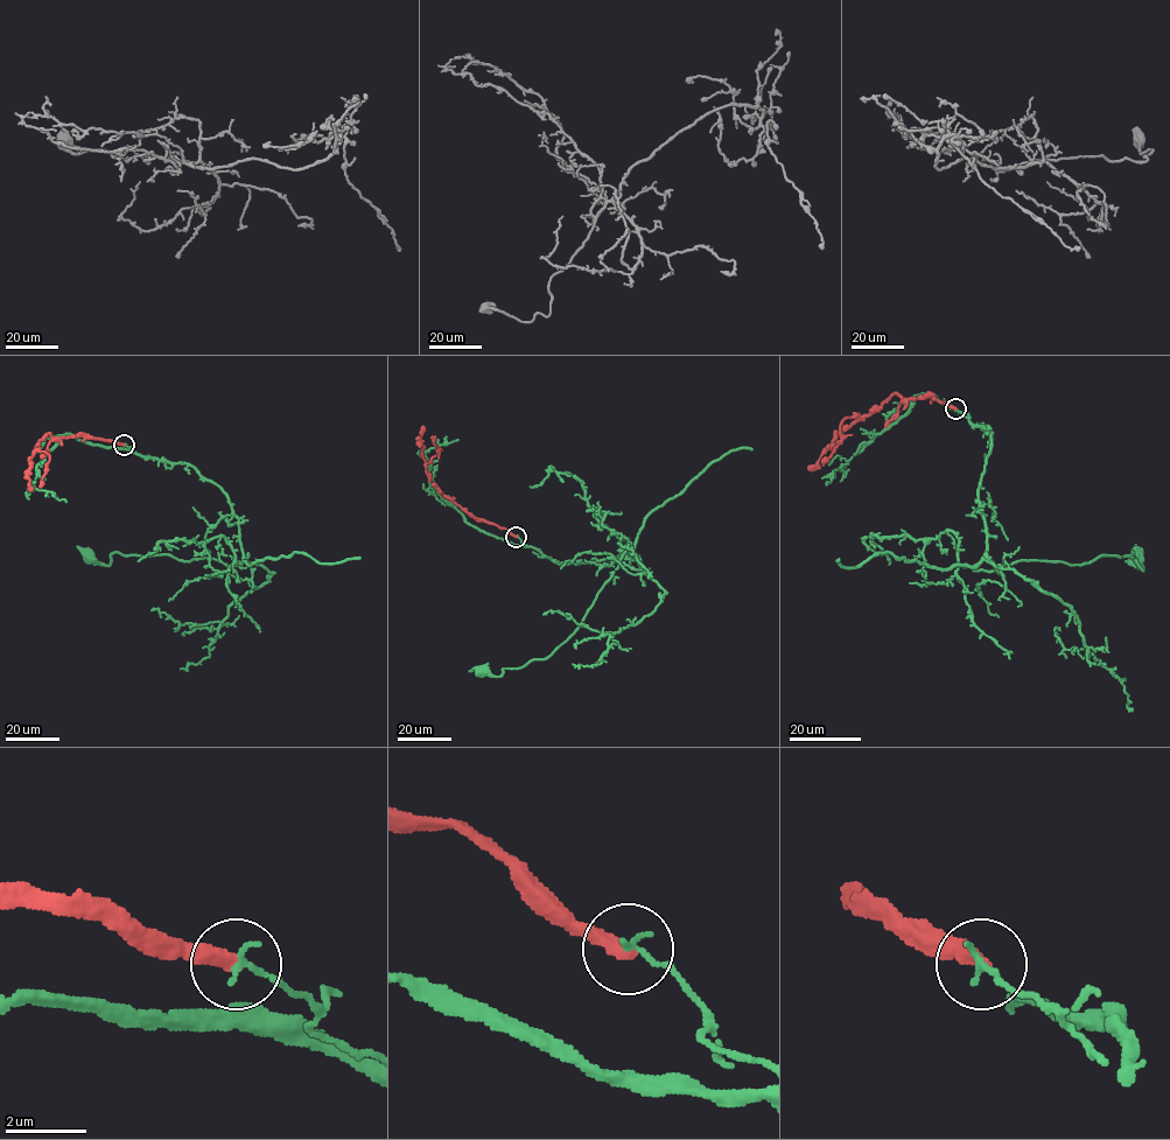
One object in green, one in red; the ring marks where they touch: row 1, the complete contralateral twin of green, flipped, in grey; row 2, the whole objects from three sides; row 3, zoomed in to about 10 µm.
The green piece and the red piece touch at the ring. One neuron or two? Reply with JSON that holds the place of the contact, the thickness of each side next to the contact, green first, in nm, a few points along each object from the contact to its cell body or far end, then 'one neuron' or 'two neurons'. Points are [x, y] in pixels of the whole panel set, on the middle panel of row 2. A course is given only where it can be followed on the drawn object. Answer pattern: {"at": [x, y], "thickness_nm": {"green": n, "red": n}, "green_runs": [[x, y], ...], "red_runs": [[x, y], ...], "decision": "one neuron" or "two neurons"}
{"at": [516, 537], "thickness_nm": {"green": 170, "red": 380}, "green_runs": [[516, 537], [560, 562], [635, 555], [625, 552], [581, 626], [548, 656], [503, 670], [499, 676], [482, 672]], "red_runs": [[516, 537], [504, 527], [476, 519], [445, 496], [431, 481], [427, 463], [441, 449], [432, 436]], "decision": "two neurons"}

